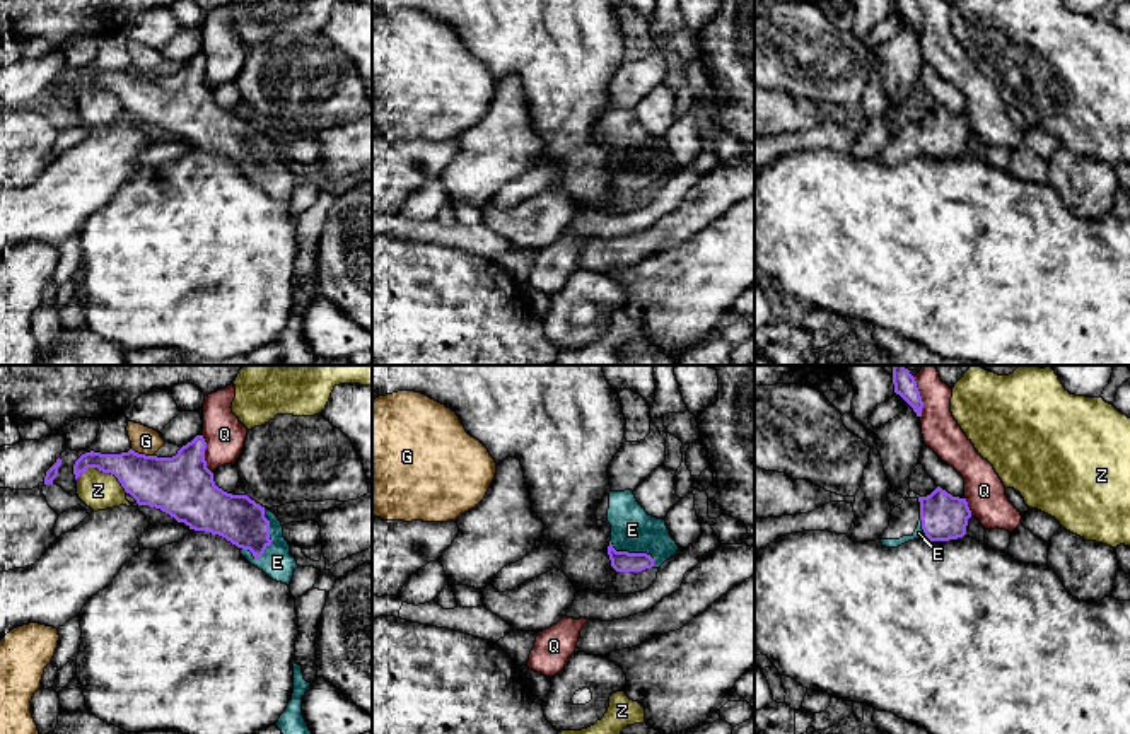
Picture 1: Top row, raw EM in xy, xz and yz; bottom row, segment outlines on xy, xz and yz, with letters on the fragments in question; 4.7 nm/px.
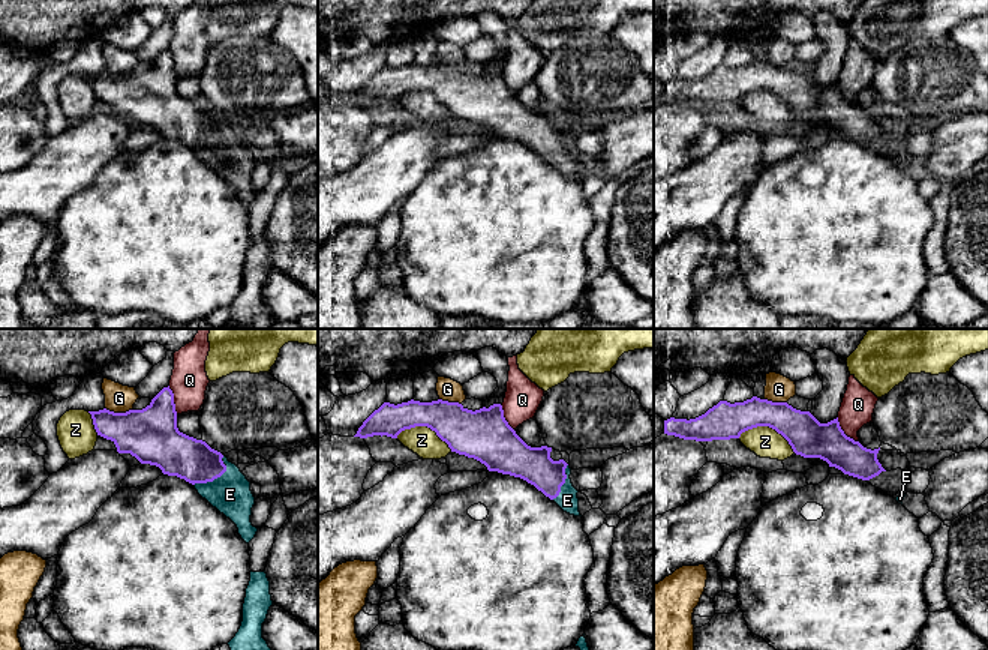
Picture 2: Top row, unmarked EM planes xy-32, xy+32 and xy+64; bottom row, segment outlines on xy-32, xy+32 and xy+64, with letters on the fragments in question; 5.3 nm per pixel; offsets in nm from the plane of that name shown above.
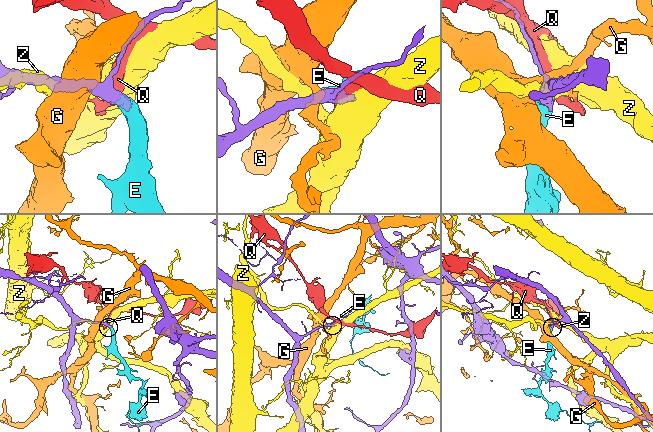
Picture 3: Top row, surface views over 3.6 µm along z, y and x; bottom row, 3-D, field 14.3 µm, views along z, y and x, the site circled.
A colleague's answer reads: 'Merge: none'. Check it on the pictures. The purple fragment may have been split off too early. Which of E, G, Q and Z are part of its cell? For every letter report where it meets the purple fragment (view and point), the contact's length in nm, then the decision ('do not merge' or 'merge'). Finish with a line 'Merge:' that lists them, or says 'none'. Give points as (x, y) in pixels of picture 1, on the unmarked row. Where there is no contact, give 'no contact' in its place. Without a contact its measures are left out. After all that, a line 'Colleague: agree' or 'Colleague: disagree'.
E: meets purple in xy at (268, 152); contact 240 nm long; merge
G: meets purple in xy at (144, 72); contact 120 nm long; do not merge
Q: meets purple in xy at (203, 72); contact 200 nm long; do not merge
Z: meets purple in xy at (103, 89); contact 260 nm long; do not merge
Merge: E
Colleague: disagree

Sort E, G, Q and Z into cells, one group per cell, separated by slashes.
E / G / Q / Z

